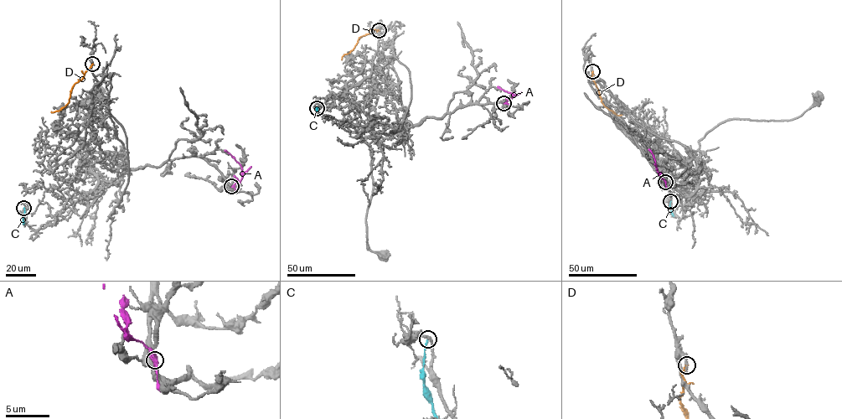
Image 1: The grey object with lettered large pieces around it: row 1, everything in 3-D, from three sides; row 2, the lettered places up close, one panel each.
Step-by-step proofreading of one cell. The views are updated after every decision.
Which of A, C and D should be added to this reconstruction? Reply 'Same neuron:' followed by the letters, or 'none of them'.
Same neuron: none of them

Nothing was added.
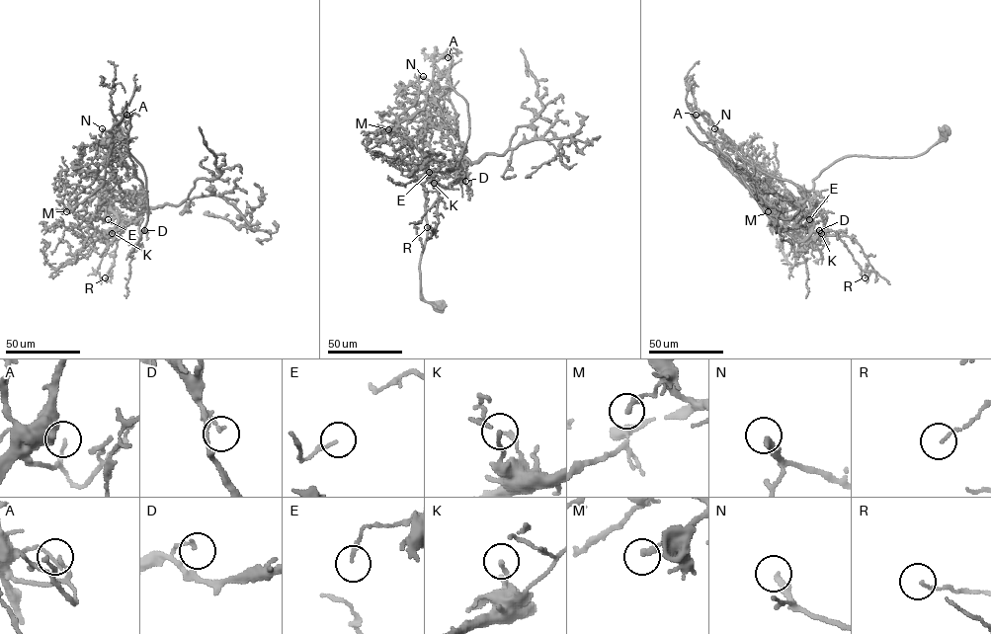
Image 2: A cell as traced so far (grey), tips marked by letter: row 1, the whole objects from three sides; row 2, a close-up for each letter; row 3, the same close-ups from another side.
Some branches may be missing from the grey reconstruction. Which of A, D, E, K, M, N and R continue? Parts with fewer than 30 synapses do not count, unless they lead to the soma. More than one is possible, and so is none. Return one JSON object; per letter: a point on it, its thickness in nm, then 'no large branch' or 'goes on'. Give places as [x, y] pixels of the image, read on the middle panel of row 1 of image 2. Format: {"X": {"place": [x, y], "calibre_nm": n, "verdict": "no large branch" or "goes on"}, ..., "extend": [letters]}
{"A": {"place": [448, 57], "calibre_nm": 130, "verdict": "no large branch"}, "D": {"place": [465, 181], "calibre_nm": 120, "verdict": "no large branch"}, "E": {"place": [429, 172], "calibre_nm": 140, "verdict": "no large branch"}, "K": {"place": [434, 183], "calibre_nm": 160, "verdict": "no large branch"}, "M": {"place": [388, 129], "calibre_nm": 240, "verdict": "no large branch"}, "N": {"place": [423, 76], "calibre_nm": 280, "verdict": "goes on"}, "R": {"place": [427, 227], "calibre_nm": 100, "verdict": "no large branch"}, "extend": ["N"]}

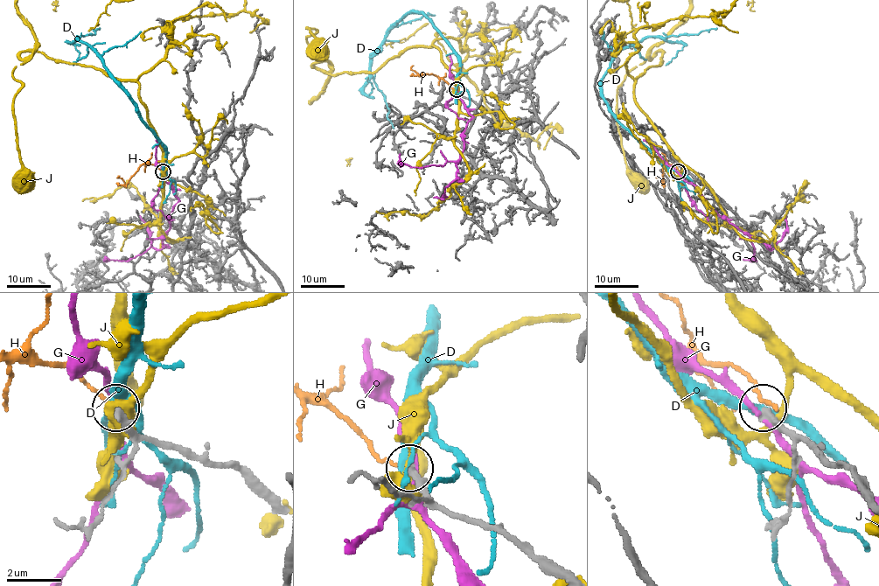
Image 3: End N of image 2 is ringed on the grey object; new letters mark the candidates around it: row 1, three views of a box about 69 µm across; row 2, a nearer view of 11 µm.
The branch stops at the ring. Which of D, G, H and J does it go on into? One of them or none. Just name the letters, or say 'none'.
none

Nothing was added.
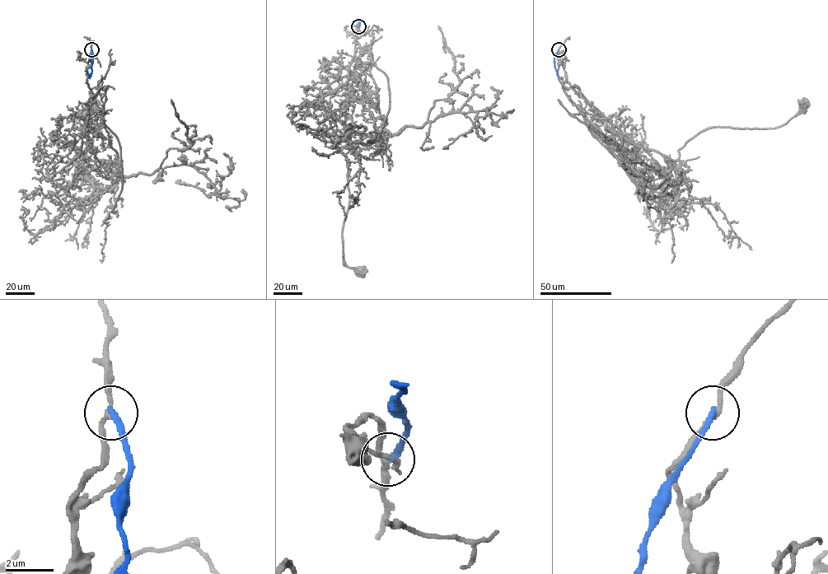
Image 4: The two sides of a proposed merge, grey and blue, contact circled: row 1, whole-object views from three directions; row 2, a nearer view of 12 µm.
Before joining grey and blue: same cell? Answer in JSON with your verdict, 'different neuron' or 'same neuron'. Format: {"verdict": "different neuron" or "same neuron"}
{"verdict": "different neuron"}

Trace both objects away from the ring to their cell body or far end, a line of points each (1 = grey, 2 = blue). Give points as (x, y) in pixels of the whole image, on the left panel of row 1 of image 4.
1: (91, 49), (85, 122), (110, 142), (113, 161), (81, 161), (73, 149), (76, 118), (91, 104)
2: (91, 49), (91, 72), (88, 74), (85, 70)

